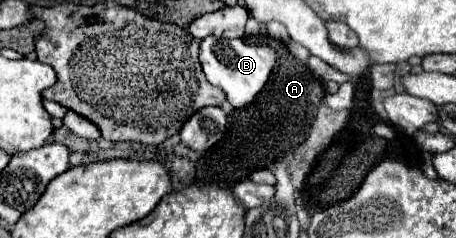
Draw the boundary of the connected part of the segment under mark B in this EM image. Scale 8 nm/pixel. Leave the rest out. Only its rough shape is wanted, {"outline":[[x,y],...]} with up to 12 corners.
{"outline":[[206,37],[206,79],[246,107],[276,63],[268,45]]}

